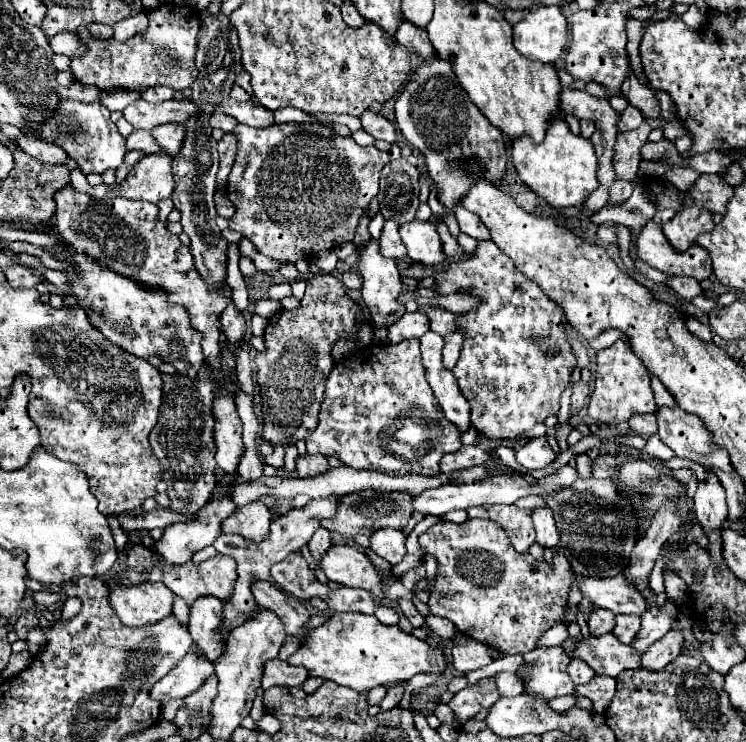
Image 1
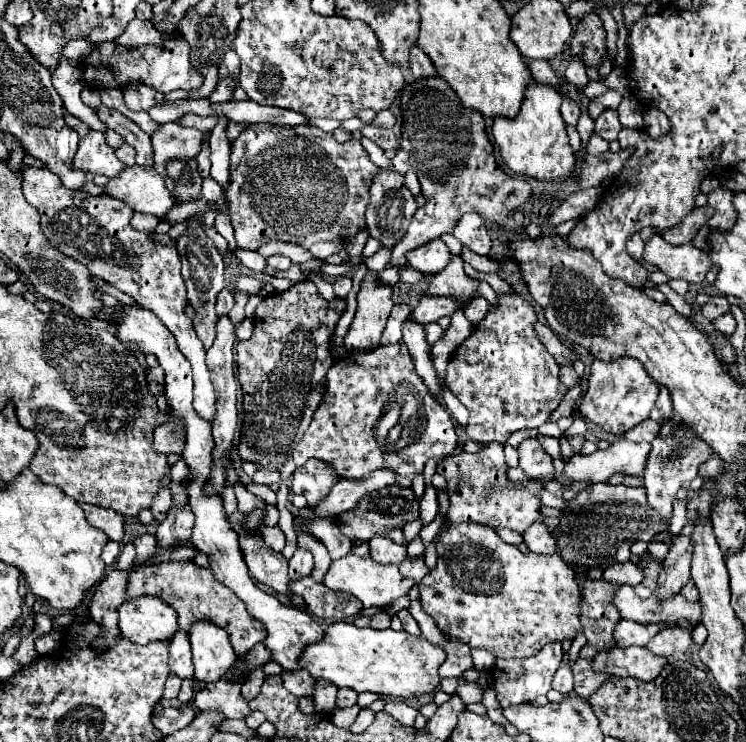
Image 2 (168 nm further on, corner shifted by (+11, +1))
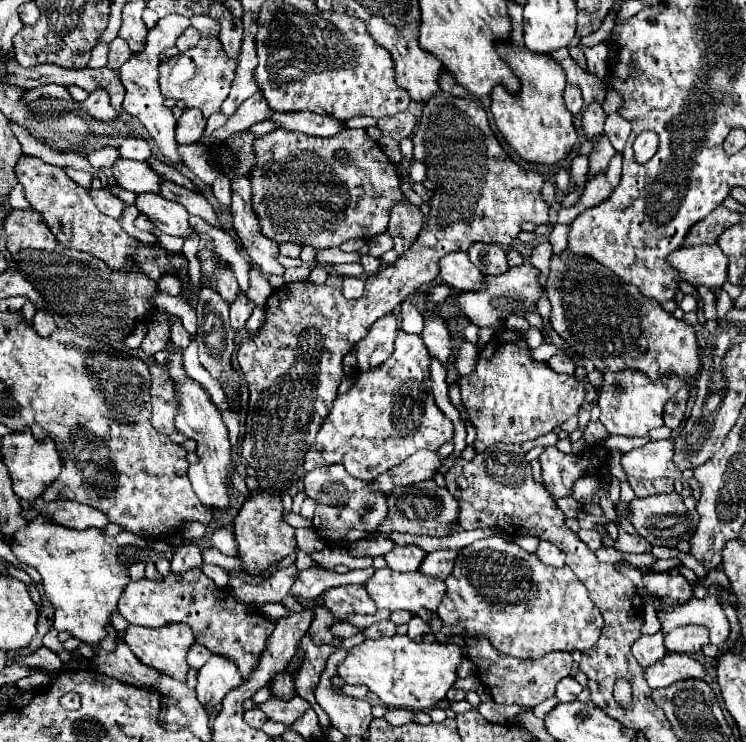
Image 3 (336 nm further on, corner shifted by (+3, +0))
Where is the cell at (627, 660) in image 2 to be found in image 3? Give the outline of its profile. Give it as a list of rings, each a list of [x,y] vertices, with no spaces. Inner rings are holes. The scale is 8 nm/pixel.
[[[667,654],[663,662],[657,662],[657,666],[649,666],[649,670],[645,670],[645,678],[651,688],[667,688],[679,680],[703,680],[705,668],[687,654]]]

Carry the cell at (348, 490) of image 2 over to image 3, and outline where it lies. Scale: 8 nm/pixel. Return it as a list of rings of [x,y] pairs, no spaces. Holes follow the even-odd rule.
[[[417,450],[403,464],[395,466],[393,470],[387,470],[385,474],[381,474],[381,478],[373,480],[373,490],[389,494],[397,486],[409,486],[409,484],[419,484],[423,480],[431,480],[433,474],[441,468],[441,464],[443,460],[437,456],[437,452]]]

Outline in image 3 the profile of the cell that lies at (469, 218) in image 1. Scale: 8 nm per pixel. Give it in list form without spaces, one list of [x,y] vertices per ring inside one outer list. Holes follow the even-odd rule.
[[[477,242],[477,246],[469,248],[469,260],[481,270],[481,274],[503,274],[509,270],[507,264],[507,256],[505,250],[497,244],[481,244]]]

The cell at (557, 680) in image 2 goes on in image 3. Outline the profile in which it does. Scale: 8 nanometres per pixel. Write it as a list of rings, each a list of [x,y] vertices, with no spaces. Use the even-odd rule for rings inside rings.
[[[563,678],[559,684],[557,684],[557,698],[559,698],[559,702],[573,702],[573,700],[577,700],[577,696],[581,694],[581,690],[583,690],[583,686],[575,680],[575,678]]]

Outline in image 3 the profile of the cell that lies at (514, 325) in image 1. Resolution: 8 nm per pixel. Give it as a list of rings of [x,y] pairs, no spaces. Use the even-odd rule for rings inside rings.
[[[505,328],[497,330],[491,342],[479,352],[475,372],[463,376],[459,388],[461,402],[477,432],[473,444],[477,454],[497,442],[523,444],[525,440],[535,440],[551,432],[575,416],[585,398],[585,388],[575,376],[557,374],[549,366],[533,362],[521,334]]]

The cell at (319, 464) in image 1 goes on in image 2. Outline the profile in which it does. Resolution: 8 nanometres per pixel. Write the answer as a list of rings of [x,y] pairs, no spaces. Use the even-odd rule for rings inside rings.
[[[311,459],[305,465],[295,469],[291,489],[293,493],[305,495],[307,503],[313,505],[313,501],[319,501],[321,497],[325,497],[325,493],[329,493],[329,489],[333,487],[333,481],[337,479],[339,477],[329,463]]]

